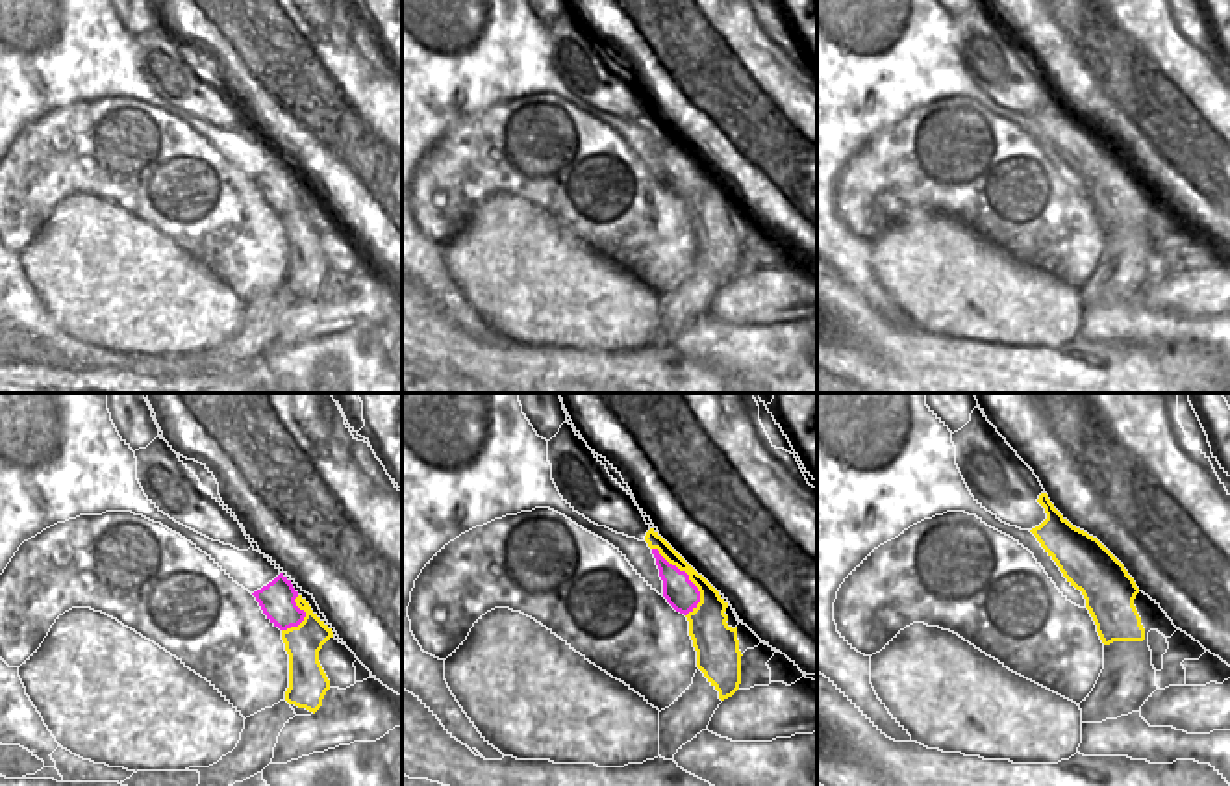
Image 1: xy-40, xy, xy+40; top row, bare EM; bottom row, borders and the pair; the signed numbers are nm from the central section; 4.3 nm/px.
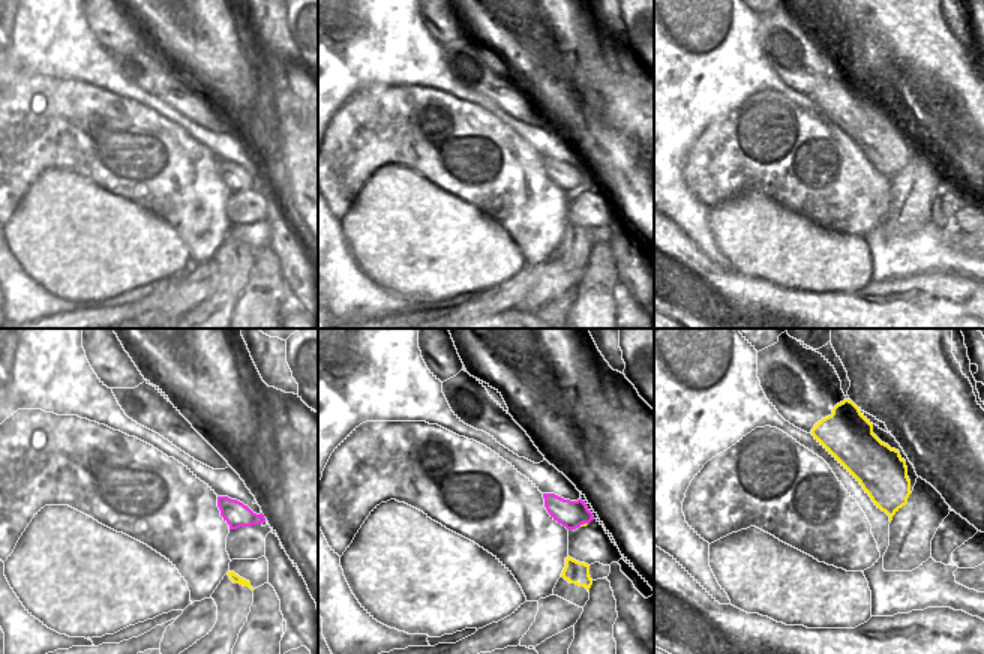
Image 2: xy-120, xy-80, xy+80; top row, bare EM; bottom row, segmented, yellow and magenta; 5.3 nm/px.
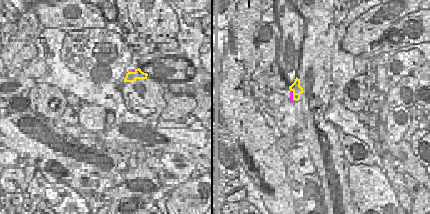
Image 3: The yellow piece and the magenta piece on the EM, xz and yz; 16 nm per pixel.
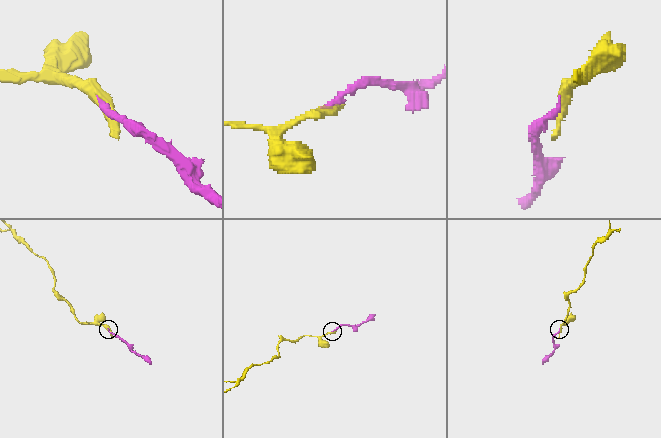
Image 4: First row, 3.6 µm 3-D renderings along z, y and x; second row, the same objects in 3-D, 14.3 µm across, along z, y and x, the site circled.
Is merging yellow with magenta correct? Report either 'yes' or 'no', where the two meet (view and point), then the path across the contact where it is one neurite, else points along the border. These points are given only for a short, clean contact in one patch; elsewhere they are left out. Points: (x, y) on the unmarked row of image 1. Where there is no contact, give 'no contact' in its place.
yes; meets yellow in xy at (690, 164); runs through xy (708, 214), (699, 177), (690, 164), (678, 175)

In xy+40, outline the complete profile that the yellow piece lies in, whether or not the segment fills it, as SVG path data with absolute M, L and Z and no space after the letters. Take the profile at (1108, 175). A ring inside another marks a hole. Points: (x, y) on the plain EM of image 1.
M1047 78L1037 87L1047 104L1030 117L1067 167L1082 176L1102 228L1143 226L1145 213L1134 191L1139 172L1124 150L1097 122L1073 111Z

